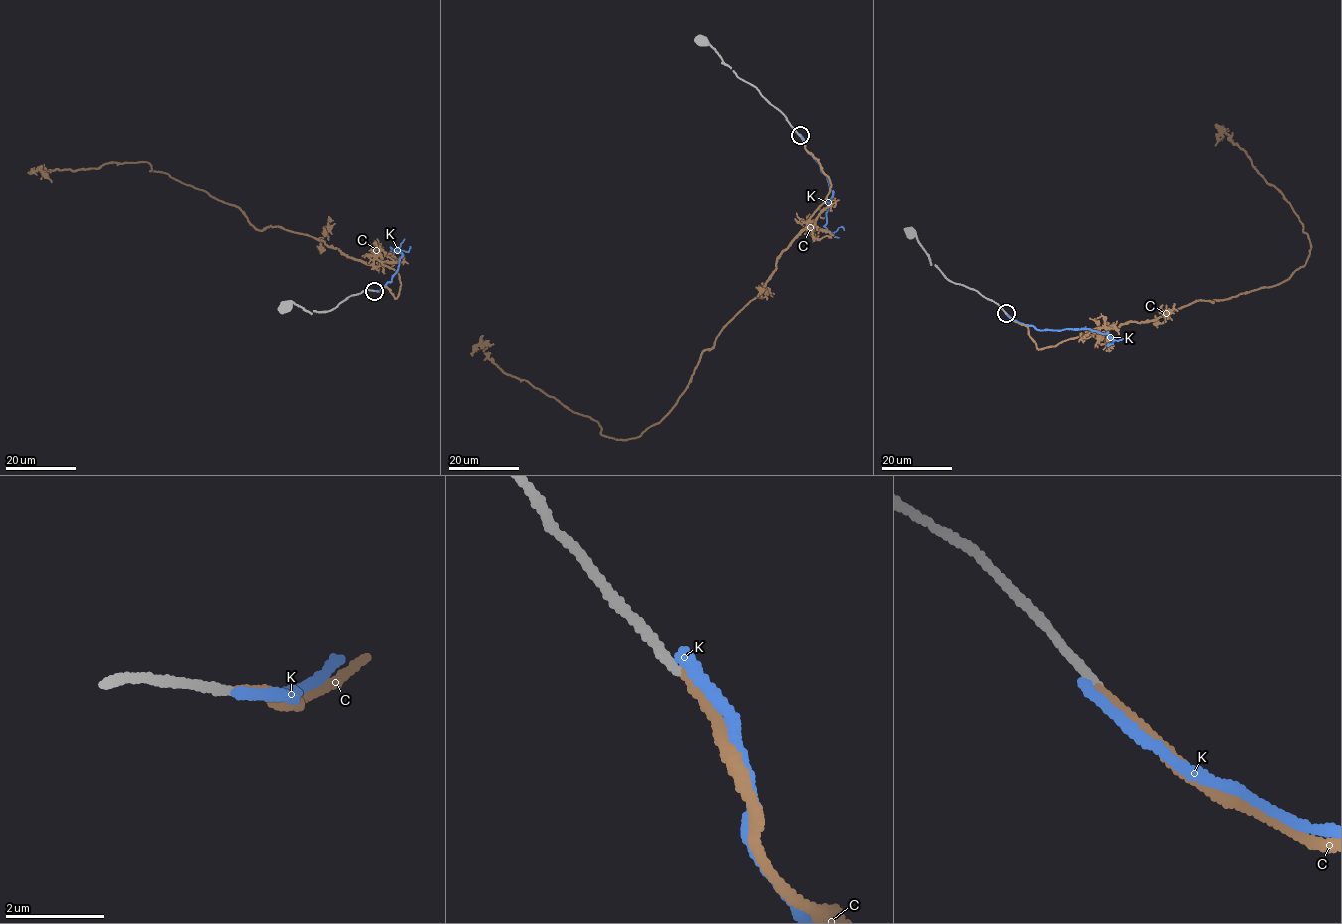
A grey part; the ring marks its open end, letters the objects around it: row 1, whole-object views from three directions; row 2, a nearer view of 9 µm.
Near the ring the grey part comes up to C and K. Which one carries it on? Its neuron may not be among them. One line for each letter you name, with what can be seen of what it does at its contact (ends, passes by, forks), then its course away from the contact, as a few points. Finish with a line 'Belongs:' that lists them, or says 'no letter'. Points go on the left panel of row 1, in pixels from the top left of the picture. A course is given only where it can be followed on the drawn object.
C: it ends there; it runs (374, 291), (397, 297), (395, 270), (278, 225), (257, 229), (238, 207), (150, 163), (29, 171)
Belongs: C

